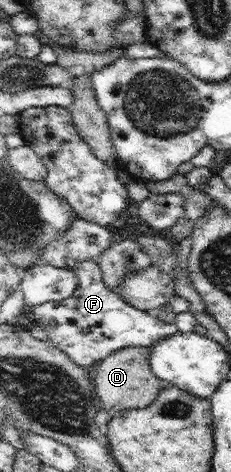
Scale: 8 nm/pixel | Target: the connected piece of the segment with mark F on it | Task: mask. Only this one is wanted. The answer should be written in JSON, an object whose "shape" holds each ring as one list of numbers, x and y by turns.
{"shape":[[84,260,84,262,76,264,71,270,74,270,76,277,79,279,74,293,68,299,63,299,62,301,48,301,36,307,29,307,29,309,26,309,26,315,30,317,33,325,42,327,48,334,48,340,52,342,52,345,55,345,60,351,68,354,76,365,93,369,112,352,118,351,123,347,142,346,150,348,161,339,176,335,179,332,174,322,166,323,158,319,158,316,154,312,142,311,126,303,113,290,108,289,103,282,103,275,97,261]]}

